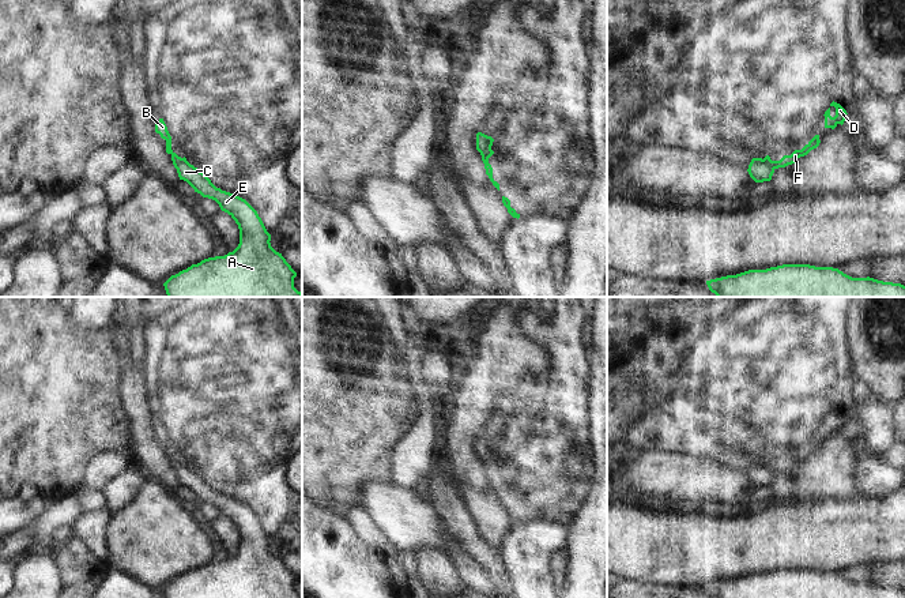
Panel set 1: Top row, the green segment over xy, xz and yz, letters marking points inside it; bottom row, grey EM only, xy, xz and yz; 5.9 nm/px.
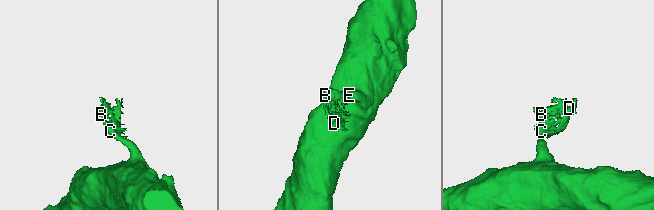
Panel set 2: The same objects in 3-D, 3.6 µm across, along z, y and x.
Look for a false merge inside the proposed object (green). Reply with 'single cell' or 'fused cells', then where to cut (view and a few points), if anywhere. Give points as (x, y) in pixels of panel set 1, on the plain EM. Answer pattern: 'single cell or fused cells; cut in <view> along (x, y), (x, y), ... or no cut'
fused cells; cut in yz along (764, 463), (775, 473)

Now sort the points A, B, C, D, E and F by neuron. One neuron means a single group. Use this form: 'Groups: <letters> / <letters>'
Groups: A C E / B D F

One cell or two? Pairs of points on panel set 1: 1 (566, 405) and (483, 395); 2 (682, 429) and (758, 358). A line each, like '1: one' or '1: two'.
1: two
2: one

